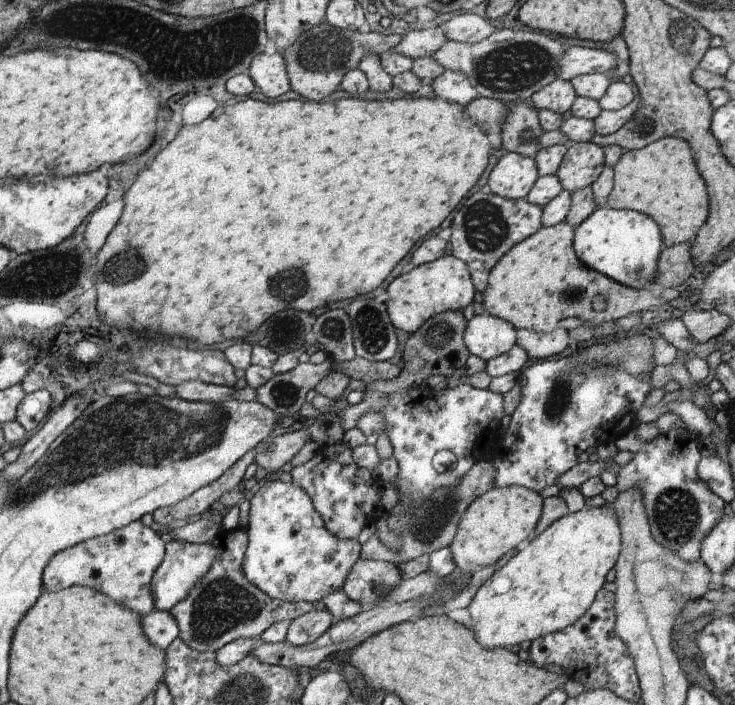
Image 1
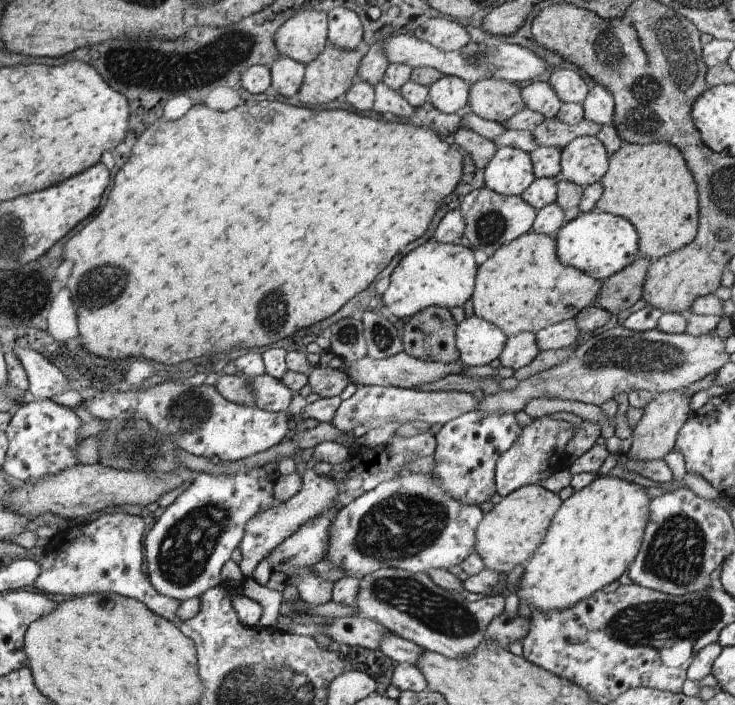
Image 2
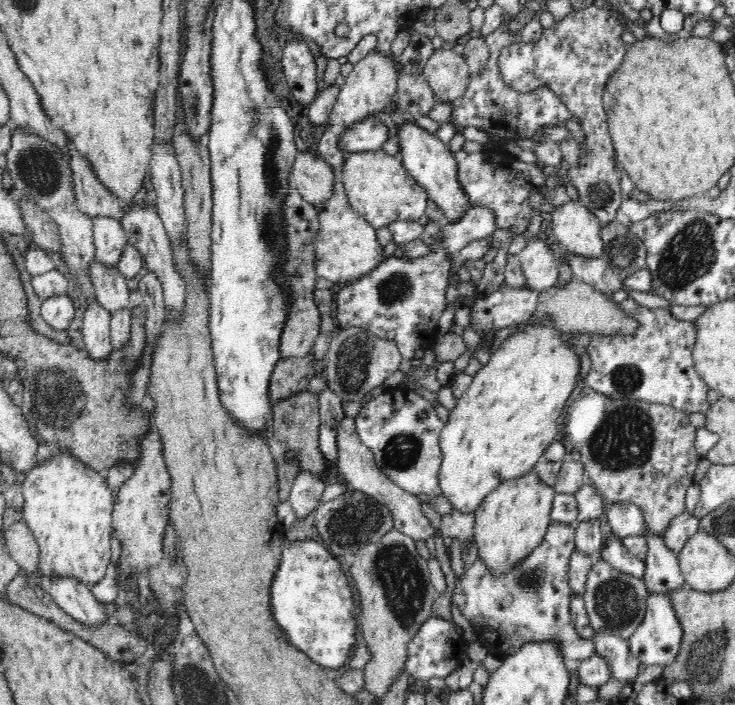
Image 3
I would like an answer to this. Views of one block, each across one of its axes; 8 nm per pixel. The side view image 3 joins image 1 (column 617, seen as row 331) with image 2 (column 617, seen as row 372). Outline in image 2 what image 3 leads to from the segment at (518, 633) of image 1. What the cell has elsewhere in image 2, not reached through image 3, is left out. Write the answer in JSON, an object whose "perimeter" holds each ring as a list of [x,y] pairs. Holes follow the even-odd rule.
{"perimeter":[[[595,476],[592,482],[563,500],[540,547],[523,568],[515,591],[517,602],[525,600],[531,610],[557,612],[587,600],[593,592],[618,580],[637,555],[644,534],[649,498],[643,490],[617,476]]]}

